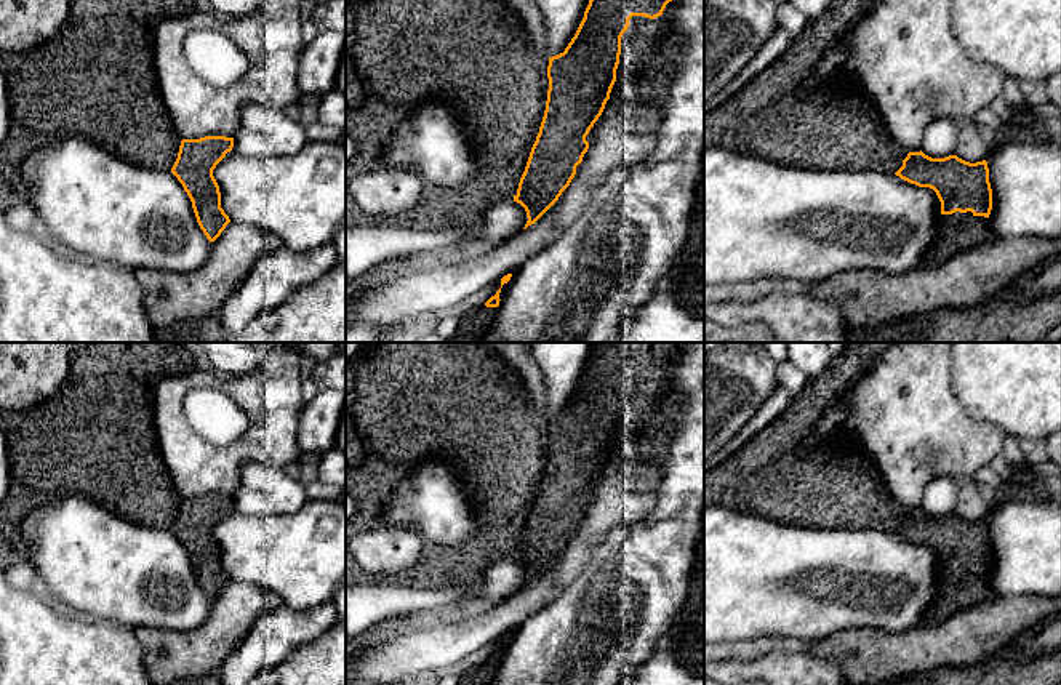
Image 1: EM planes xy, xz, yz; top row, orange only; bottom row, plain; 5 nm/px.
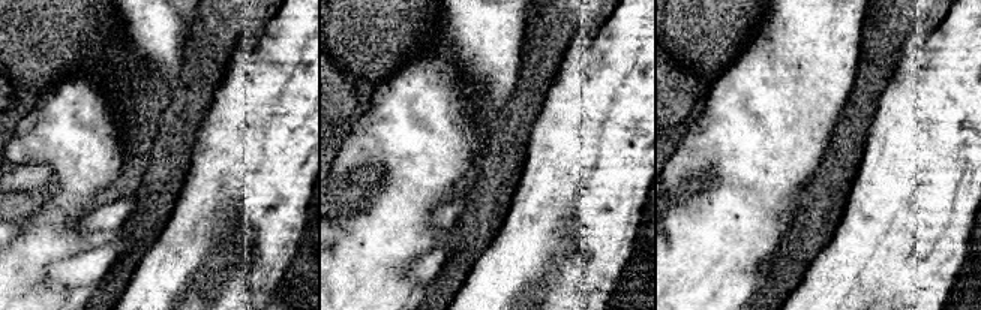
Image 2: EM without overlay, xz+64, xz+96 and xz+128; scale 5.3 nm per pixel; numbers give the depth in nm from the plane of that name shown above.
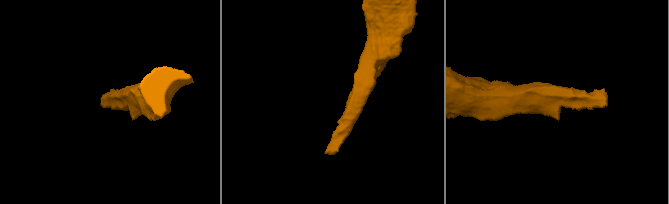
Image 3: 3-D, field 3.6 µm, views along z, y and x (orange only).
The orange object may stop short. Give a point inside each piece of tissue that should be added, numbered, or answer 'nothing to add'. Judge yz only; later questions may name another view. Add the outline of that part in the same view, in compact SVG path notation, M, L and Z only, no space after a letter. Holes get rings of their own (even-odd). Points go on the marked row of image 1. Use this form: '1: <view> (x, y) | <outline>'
1: yz (959, 231) | M971 211L943 214L933 243L923 254L920 266L946 261L959 251L981 245L995 237L989 218L975 216Z

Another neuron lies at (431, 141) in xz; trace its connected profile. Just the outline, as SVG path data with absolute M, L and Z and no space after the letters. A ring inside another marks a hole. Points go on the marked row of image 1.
M442 99L413 110L390 133L382 158L387 168L416 171L435 205L440 194L461 189L478 174L464 126L451 104Z

